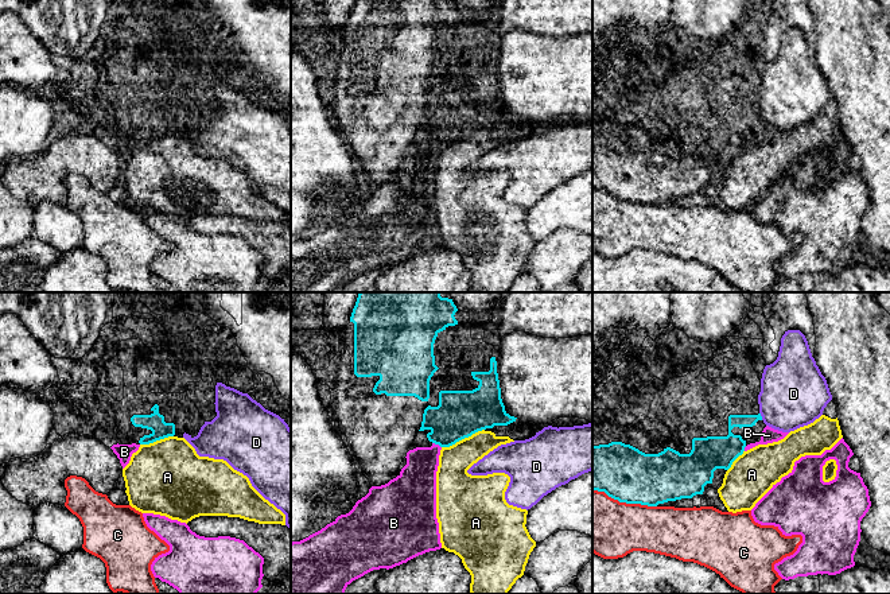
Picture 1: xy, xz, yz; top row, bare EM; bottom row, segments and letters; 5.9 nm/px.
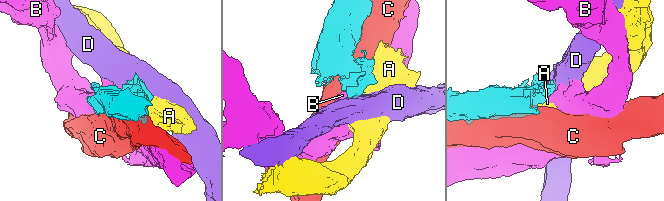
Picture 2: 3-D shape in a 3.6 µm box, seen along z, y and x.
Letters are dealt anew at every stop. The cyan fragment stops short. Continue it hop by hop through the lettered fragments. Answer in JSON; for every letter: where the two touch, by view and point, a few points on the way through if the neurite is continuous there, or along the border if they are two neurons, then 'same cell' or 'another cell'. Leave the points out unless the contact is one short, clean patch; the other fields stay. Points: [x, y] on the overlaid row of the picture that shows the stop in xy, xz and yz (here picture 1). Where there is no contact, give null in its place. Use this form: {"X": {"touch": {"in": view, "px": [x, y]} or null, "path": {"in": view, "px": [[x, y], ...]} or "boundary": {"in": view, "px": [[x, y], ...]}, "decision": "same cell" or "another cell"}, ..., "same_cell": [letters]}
{"A": {"touch": {"in": "xz", "px": [462, 438]}, "decision": "another cell"}, "B": {"touch": {"in": "xz", "px": [436, 443]}, "boundary": {"in": "xz", "px": [[432, 442], [440, 447]]}, "decision": "another cell"}, "C": {"touch": {"in": "yz", "px": [625, 501]}, "decision": "another cell"}, "D": {"touch": {"in": "yz", "px": [761, 416]}, "boundary": {"in": "yz", "px": [[760, 412], [762, 419]]}, "decision": "another cell"}, "same_cell": []}

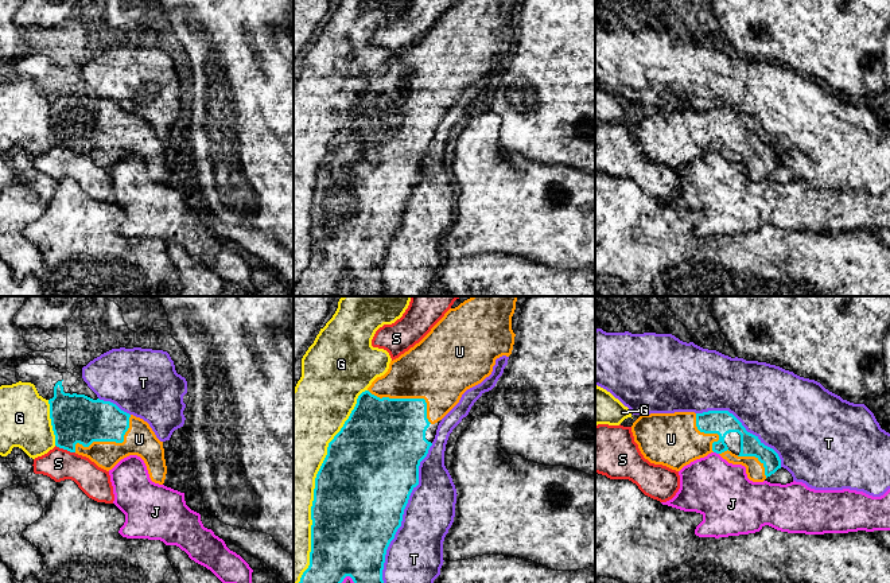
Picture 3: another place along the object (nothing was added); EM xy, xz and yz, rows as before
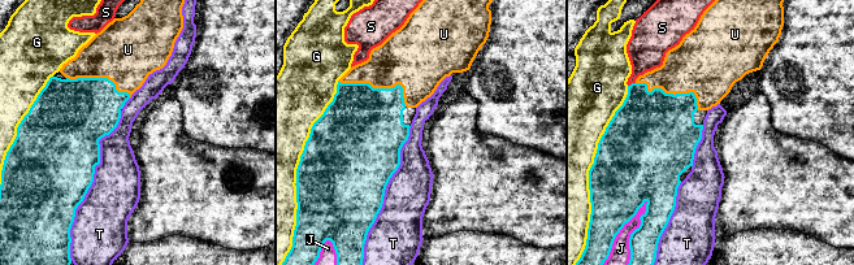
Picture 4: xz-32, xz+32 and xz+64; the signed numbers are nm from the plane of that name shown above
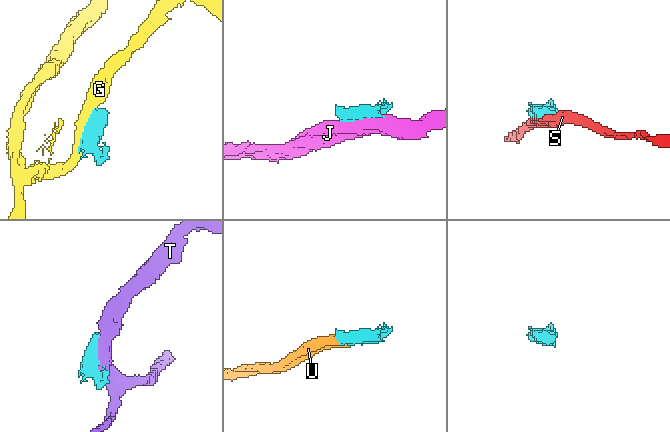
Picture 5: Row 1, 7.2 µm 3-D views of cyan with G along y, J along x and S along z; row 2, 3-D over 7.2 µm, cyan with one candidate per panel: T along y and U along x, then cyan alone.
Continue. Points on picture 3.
{"G": {"touch": {"in": "xz", "px": [315, 485]}, "decision": "another cell"}, "J": {"touch": {"in": "yz", "px": [716, 453]}, "decision": "another cell"}, "S": {"touch": {"in": "xy", "px": [65, 449]}, "decision": "another cell"}, "T": {"touch": {"in": "xz", "px": [403, 513]}, "decision": "another cell"}, "U": {"touch": {"in": "xy", "px": [108, 440]}, "decision": "same cell"}, "same_cell": ["U"]}

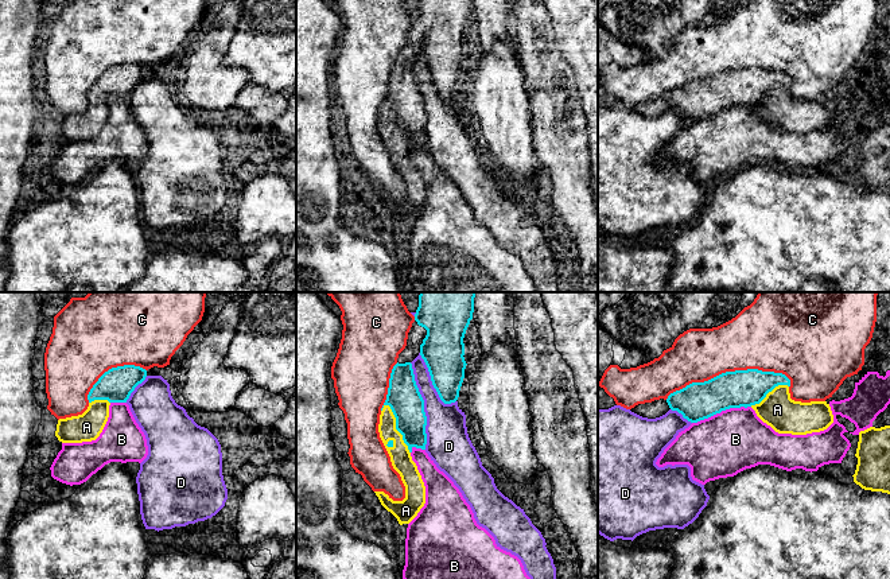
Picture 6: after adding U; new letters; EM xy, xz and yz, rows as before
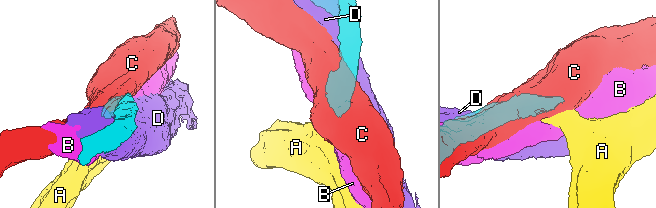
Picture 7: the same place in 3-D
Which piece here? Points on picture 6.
{"A": {"touch": {"in": "xz", "px": [396, 427]}, "decision": "same cell"}, "B": {"touch": {"in": "yz", "px": [721, 411]}, "decision": "another cell"}, "C": {"touch": {"in": "yz", "px": [727, 372]}, "decision": "another cell"}, "D": {"touch": {"in": "xz", "px": [423, 405]}, "decision": "another cell"}, "same_cell": ["A"]}

